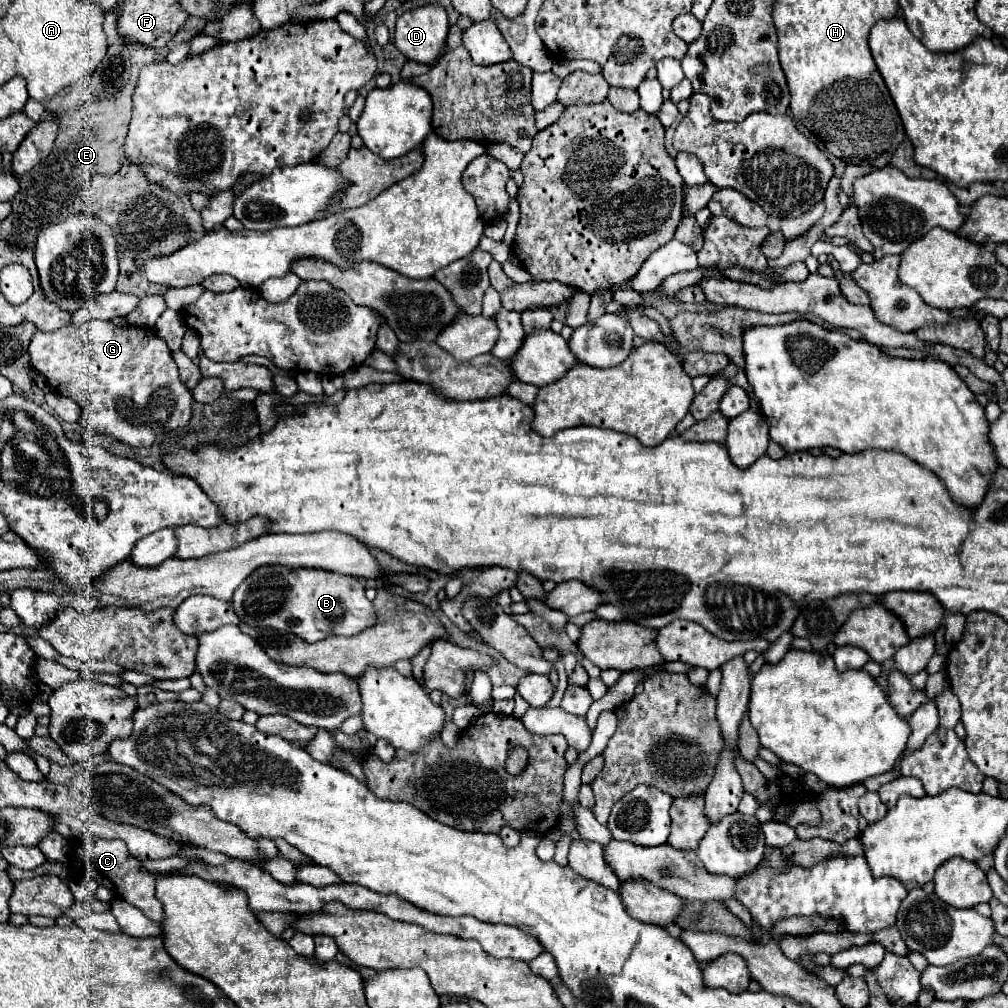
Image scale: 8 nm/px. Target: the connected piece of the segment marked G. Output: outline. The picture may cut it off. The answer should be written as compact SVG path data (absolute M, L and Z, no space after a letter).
M88 321L84 325L68 325L56 333L36 331L30 343L30 357L36 371L40 371L48 383L64 397L72 399L80 409L80 423L88 431L108 433L132 447L150 447L156 441L156 433L168 433L182 429L192 415L192 395L178 377L172 351L166 341L148 327L116 327L110 321Z

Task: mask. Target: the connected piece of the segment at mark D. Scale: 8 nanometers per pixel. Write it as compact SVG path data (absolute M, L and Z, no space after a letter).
M426 5L398 17L394 45L408 61L432 65L444 55L446 37L448 19L444 7Z

